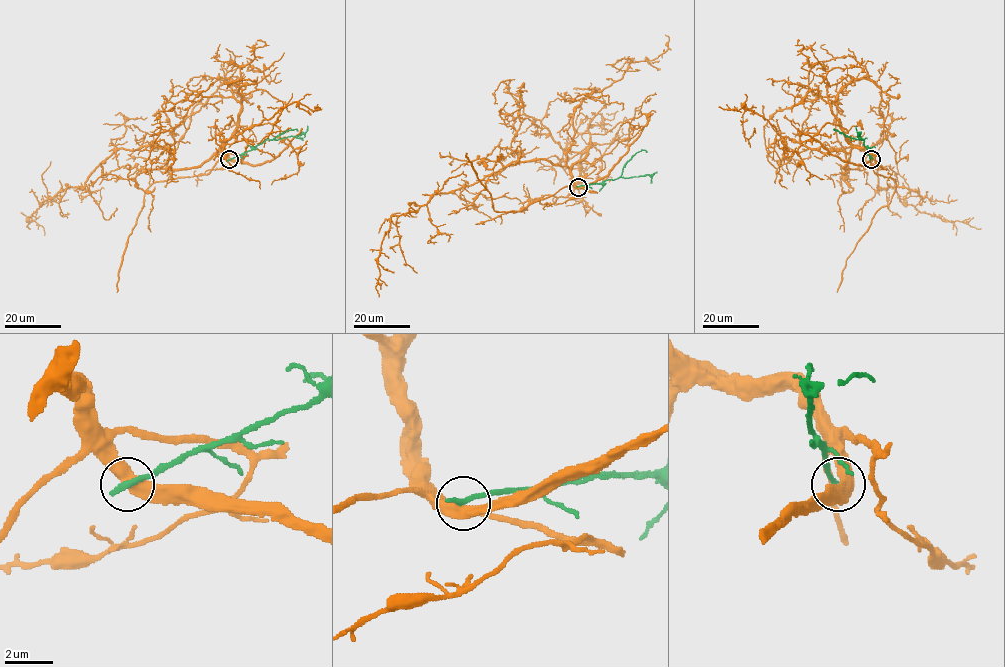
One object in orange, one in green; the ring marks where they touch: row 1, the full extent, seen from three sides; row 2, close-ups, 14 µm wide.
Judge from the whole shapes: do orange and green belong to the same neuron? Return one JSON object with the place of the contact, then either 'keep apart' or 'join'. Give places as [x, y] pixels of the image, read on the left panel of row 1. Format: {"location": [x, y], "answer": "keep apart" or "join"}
{"location": [229, 159], "answer": "keep apart"}

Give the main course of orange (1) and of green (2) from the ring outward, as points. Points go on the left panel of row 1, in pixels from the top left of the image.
1: (229, 159), (220, 148), (200, 165), (170, 168), (163, 148), (121, 148), (82, 187), (42, 202), (29, 228)
2: (229, 159), (266, 139), (300, 136), (307, 131), (308, 126)

